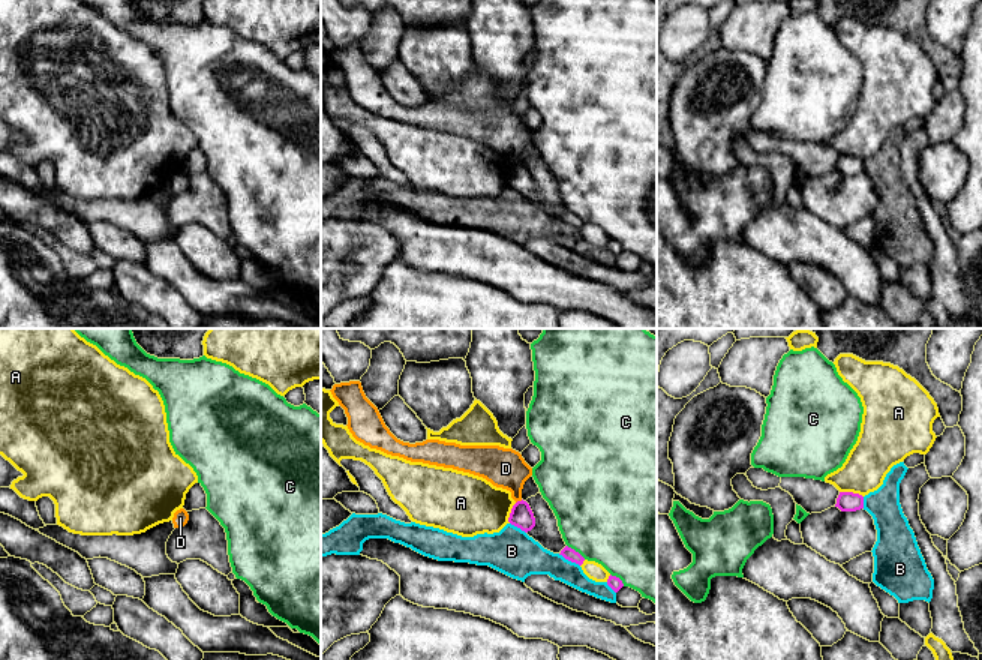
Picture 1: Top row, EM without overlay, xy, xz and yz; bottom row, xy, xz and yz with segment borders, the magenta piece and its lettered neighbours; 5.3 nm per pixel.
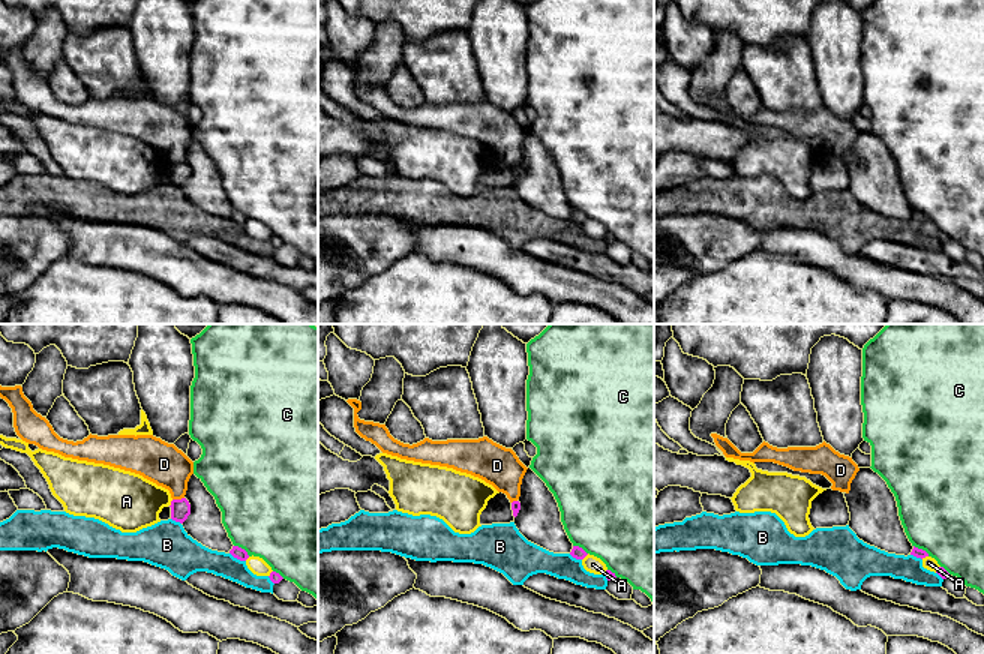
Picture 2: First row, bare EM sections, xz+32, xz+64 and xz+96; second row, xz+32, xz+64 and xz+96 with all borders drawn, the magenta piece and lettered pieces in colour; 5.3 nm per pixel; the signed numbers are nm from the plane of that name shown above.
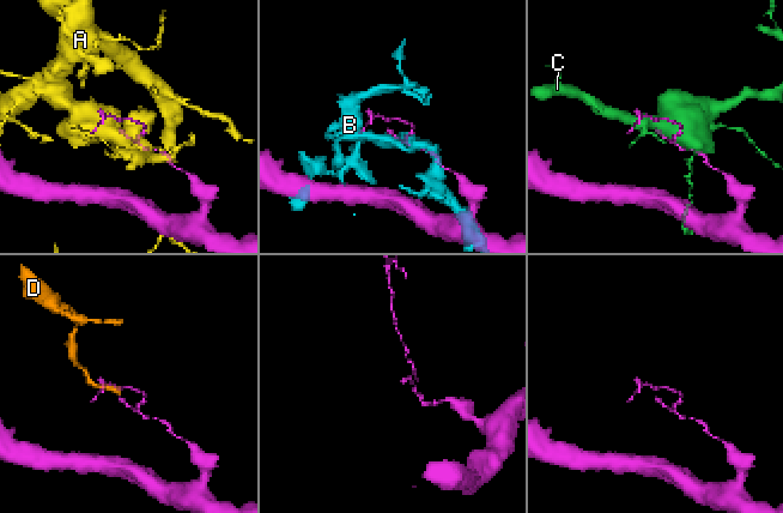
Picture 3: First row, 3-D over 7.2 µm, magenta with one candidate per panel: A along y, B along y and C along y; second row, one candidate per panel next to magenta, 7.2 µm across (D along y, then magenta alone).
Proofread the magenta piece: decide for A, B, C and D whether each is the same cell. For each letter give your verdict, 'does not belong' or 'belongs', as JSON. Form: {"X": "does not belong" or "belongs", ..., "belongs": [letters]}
{"A": "does not belong", "B": "does not belong", "C": "does not belong", "D": "does not belong", "belongs": []}

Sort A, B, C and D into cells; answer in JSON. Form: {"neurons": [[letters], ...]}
{"neurons": [["A"], ["B"], ["C"], ["D"]]}

